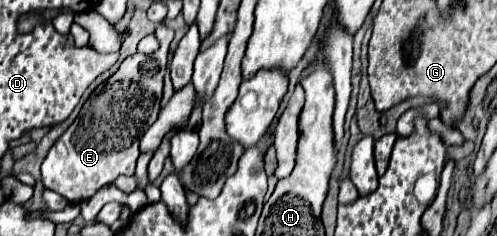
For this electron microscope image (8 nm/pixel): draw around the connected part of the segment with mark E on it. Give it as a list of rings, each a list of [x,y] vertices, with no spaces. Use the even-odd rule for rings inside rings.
[[[158,26],[156,38],[160,48],[150,56],[128,56],[108,78],[108,82],[92,92],[78,118],[48,150],[48,156],[42,162],[42,184],[72,204],[88,200],[102,186],[112,184],[120,174],[134,174],[136,160],[140,156],[138,142],[156,122],[160,110],[162,80],[166,74],[168,46],[174,38],[174,30],[168,26]]]

